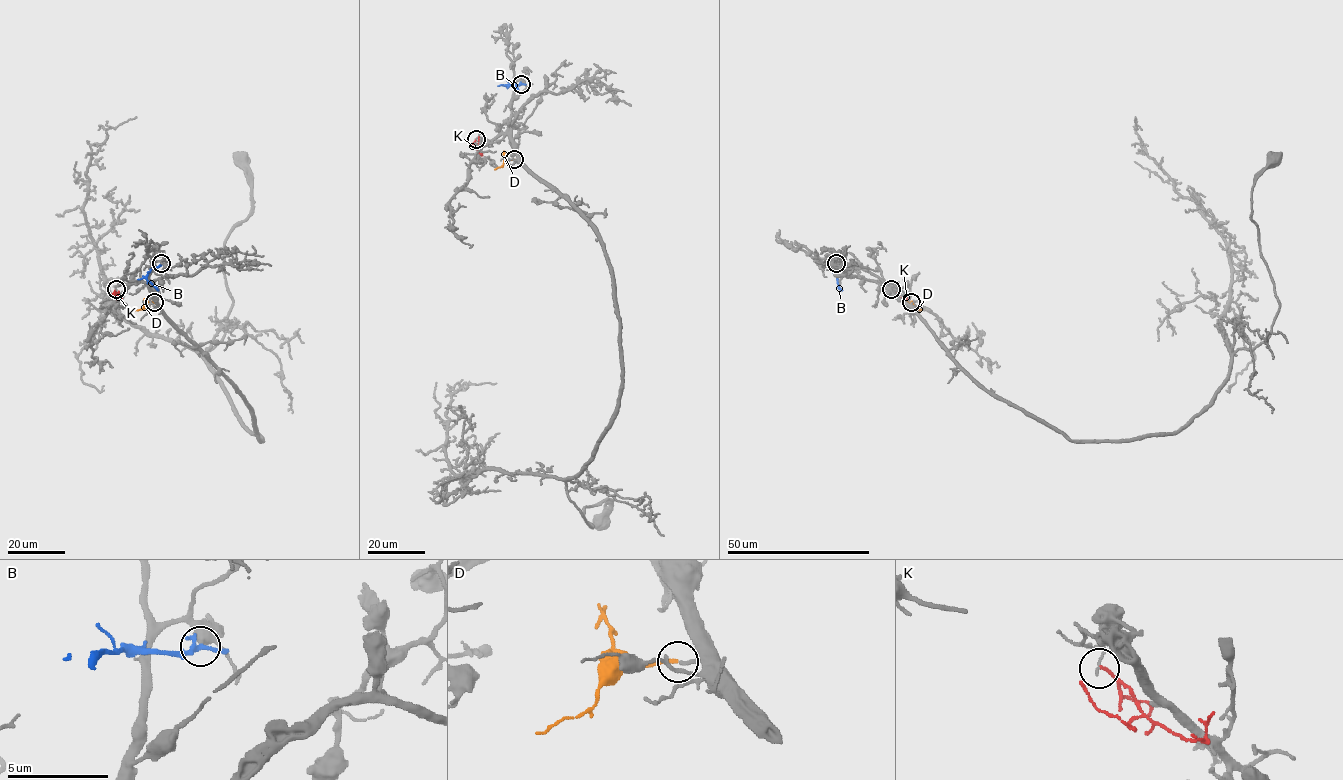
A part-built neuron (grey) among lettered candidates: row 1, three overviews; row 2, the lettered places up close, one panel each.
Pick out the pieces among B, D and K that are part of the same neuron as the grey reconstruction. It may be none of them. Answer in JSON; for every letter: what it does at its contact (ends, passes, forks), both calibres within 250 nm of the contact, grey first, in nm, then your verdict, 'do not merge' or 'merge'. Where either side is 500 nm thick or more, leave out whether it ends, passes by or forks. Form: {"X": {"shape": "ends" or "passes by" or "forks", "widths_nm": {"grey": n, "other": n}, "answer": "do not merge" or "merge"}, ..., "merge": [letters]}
{"B": {"shape": "passes by", "widths_nm": {"grey": 260, "other": 220}, "answer": "do not merge"}, "D": {"shape": "ends", "widths_nm": {"grey": 180, "other": 180}, "answer": "merge"}, "K": {"shape": "ends", "widths_nm": {"grey": 130, "other": 140}, "answer": "do not merge"}, "merge": ["D"]}

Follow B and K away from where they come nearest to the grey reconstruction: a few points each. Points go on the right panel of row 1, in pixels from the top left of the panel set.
B: (835, 263), (836, 279), (842, 290)
K: (891, 289), (902, 298), (907, 296)

